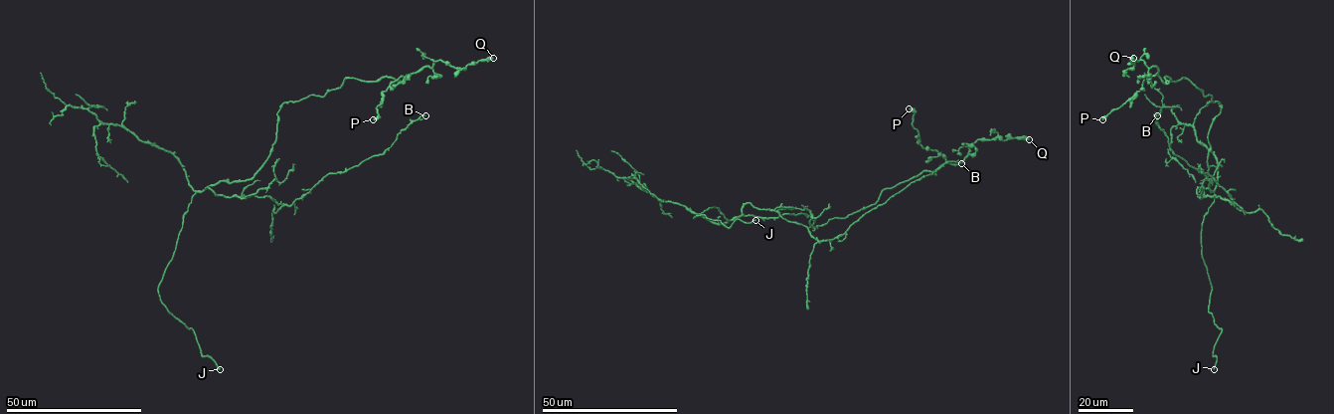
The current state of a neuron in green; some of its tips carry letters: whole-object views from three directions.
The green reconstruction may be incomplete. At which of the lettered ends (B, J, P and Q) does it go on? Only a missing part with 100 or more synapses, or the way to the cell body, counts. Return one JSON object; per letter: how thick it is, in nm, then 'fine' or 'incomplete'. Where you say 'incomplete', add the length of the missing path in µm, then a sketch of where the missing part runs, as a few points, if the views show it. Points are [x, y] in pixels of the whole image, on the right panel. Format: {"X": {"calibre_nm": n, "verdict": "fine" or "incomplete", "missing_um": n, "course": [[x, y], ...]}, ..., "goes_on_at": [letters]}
{"B": {"calibre_nm": 140, "verdict": "fine"}, "J": {"calibre_nm": 280, "verdict": "incomplete", "missing_um": 4}, "P": {"calibre_nm": 440, "verdict": "fine"}, "Q": {"calibre_nm": 700, "verdict": "fine"}, "goes_on_at": ["J"]}

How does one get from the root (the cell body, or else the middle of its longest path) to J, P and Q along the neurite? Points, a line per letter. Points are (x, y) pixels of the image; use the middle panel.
J: (793, 213), (728, 220), (718, 208), (710, 207), (694, 218), (704, 214), (728, 228), (737, 219), (755, 220)
P: (793, 213), (823, 225), (923, 171), (935, 174), (945, 159), (917, 143), (909, 108)
Q: (793, 213), (823, 225), (923, 171), (958, 164), (978, 139), (1029, 139)

